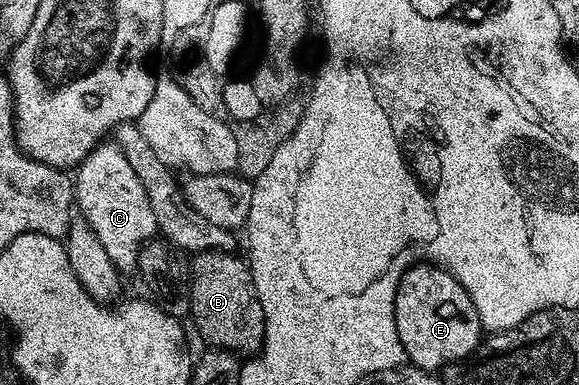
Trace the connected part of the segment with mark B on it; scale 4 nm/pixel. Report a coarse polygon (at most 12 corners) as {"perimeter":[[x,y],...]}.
{"perimeter":[[222,249],[195,254],[190,320],[209,346],[264,347],[252,268]]}

